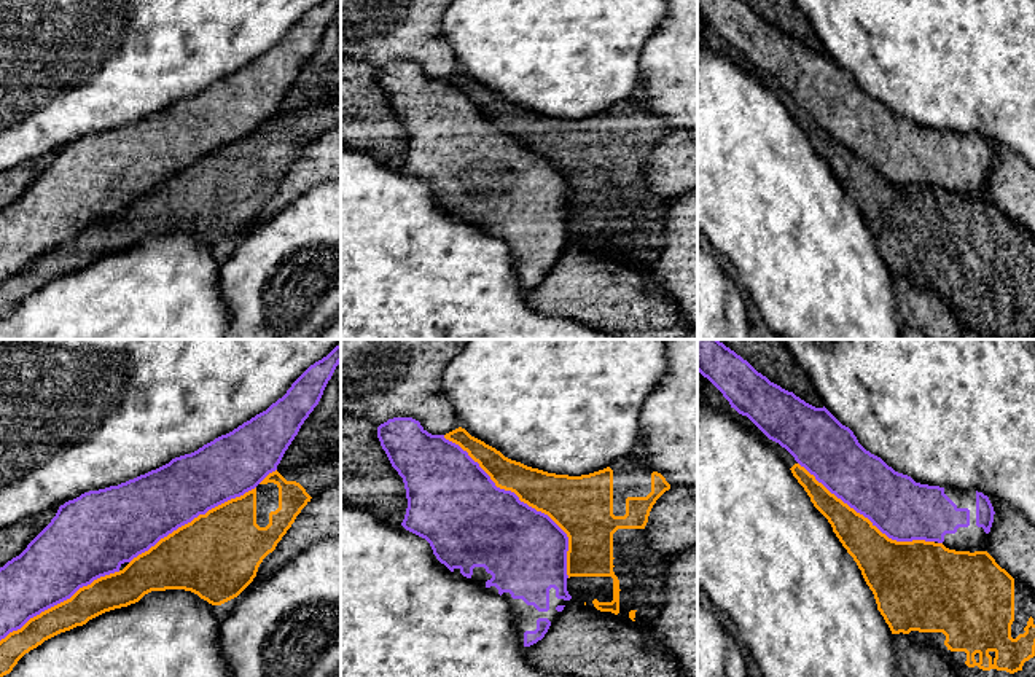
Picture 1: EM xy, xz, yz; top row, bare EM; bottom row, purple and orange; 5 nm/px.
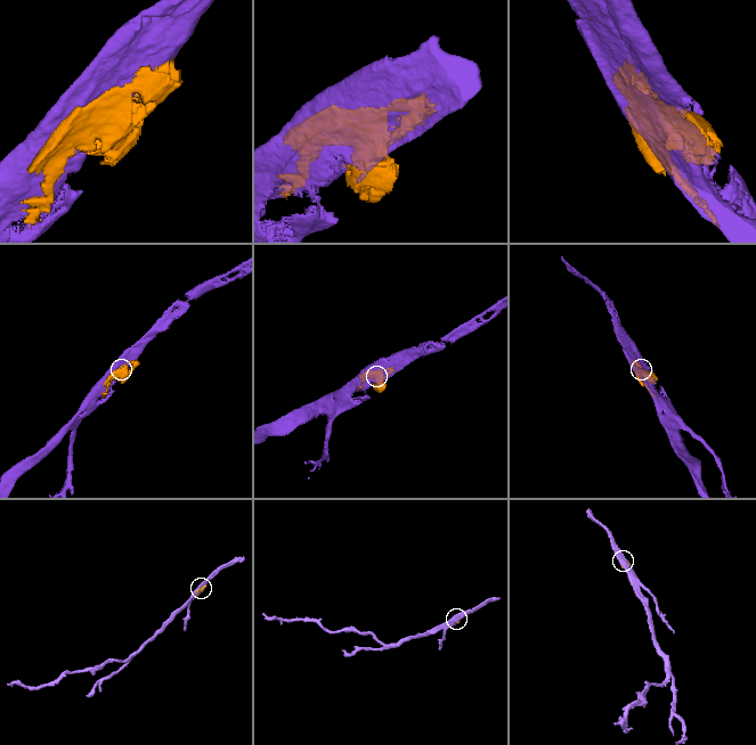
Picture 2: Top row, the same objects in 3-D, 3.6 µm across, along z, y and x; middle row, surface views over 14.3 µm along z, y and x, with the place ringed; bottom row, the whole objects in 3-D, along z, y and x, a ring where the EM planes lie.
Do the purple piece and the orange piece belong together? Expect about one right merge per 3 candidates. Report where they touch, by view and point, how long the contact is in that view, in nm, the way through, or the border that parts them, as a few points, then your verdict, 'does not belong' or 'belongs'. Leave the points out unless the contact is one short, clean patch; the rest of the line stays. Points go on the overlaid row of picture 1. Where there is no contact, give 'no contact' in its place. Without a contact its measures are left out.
meets purple in xz at (523, 502); contact 950 nm long; does not belong

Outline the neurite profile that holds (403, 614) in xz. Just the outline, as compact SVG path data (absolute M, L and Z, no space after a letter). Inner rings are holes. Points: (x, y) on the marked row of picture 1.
M341 503L341 677L573 677L548 674L525 659L508 601L476 581L455 575L441 564L430 543L401 524L376 519L368 510Z

